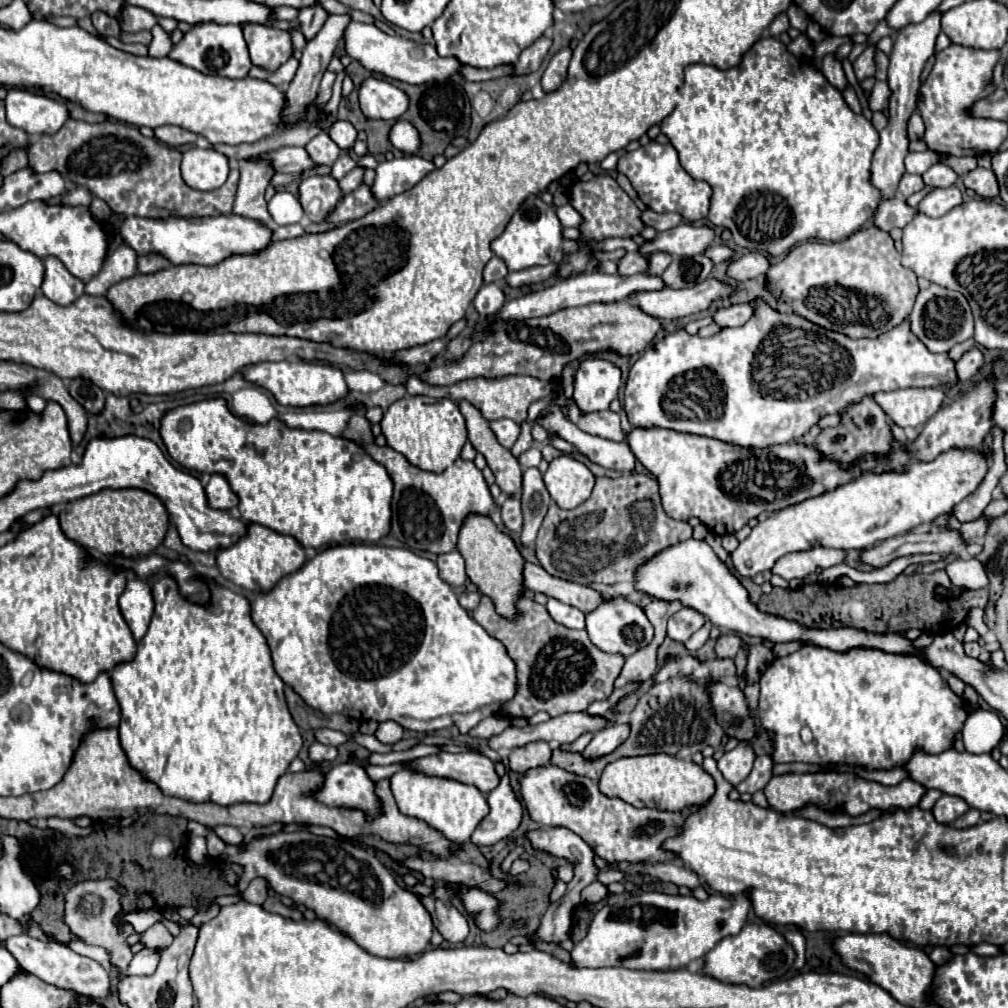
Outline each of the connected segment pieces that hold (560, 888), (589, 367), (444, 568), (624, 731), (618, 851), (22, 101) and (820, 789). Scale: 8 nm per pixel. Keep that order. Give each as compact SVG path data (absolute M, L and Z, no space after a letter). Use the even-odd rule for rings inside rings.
M553 870L553 876L555 879L555 884L554 884L554 888L550 893L550 902L556 902L557 900L559 900L566 892L566 888L567 888L567 884L564 883L557 874L556 870Z
M586 358L574 378L574 402L582 414L606 410L618 396L620 370L602 358Z
M448 552L448 554L440 554L438 560L438 570L440 570L440 578L450 584L452 588L466 584L468 576L466 576L466 566L464 566L464 558L460 552Z
M614 724L610 728L604 728L604 730L596 732L592 742L584 748L582 756L586 760L598 760L598 758L604 758L604 756L612 754L622 742L626 742L628 732L630 732L628 724Z
M540 766L526 772L520 780L522 784L522 800L532 820L542 826L564 826L576 832L596 856L600 856L612 870L618 868L620 862L674 862L678 860L676 852L664 850L664 842L672 836L678 836L686 824L686 818L692 812L698 812L698 806L684 808L680 812L666 810L650 810L650 808L634 808L618 798L608 798L598 790L598 782L566 772L558 766ZM656 822L654 832L634 834L638 826L646 826Z
M8 90L4 102L8 122L30 136L56 134L70 120L66 104L28 90Z
M822 772L822 774L780 774L772 776L768 786L764 788L764 794L770 802L770 806L778 812L794 812L800 810L806 802L812 802L824 810L832 810L836 804L844 804L844 812L850 816L858 816L870 808L880 808L888 812L890 808L910 808L920 802L920 796L926 792L926 788L914 780L904 780L898 786L882 786L878 782L864 780L856 774L838 774L838 772Z

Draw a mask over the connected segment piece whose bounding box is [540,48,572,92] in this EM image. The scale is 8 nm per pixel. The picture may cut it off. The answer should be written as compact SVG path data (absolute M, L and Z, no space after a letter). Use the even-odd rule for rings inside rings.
M562 48L558 54L552 56L548 68L544 70L542 82L540 82L544 92L554 92L554 90L558 90L562 86L562 82L566 80L566 74L568 74L570 56L572 56L570 48Z

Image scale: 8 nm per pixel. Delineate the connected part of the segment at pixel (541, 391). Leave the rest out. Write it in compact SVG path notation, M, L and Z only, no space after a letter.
M506 376L506 378L500 378L500 380L474 378L474 380L462 380L462 382L446 386L446 388L434 388L434 386L422 384L422 380L418 380L418 378L406 382L408 394L426 394L426 396L434 396L434 398L446 396L446 398L450 398L454 402L468 400L470 404L474 404L482 412L482 416L486 420L512 418L518 424L522 424L528 418L528 408L530 408L532 402L542 400L544 396L548 396L550 392L554 392L556 388L562 388L560 380L548 380L548 382L544 382L544 380L538 380L538 378L532 378L532 376Z

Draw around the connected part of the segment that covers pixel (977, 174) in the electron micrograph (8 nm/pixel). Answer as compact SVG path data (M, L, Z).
M976 168L964 176L964 186L974 190L982 198L996 198L998 196L998 182L992 170Z

